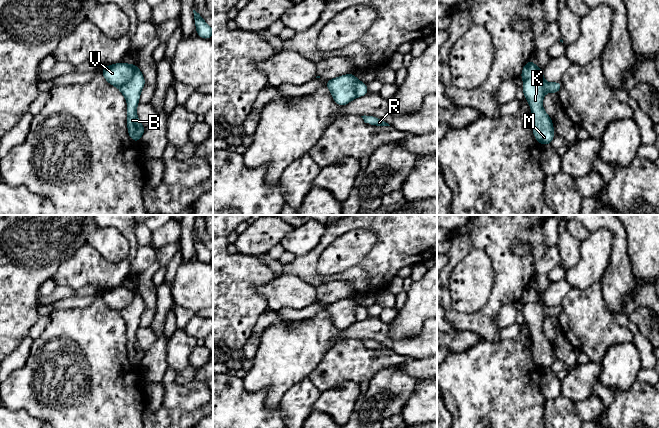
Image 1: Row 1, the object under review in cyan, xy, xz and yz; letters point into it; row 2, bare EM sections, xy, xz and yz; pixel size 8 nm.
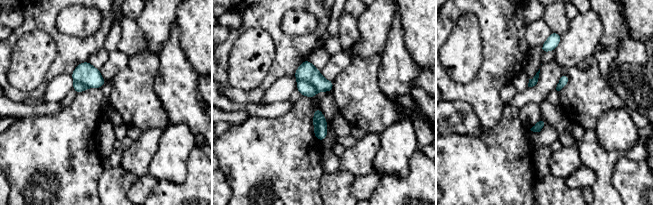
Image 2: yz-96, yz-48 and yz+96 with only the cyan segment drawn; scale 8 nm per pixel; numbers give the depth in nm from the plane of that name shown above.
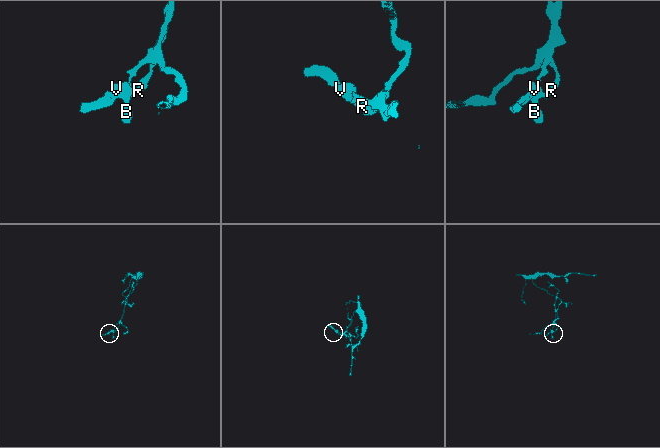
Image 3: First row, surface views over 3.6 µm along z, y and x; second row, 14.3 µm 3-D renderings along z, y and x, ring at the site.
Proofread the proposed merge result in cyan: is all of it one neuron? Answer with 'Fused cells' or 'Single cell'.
Fused cells

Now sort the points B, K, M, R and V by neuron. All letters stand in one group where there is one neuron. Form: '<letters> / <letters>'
B K M / R V

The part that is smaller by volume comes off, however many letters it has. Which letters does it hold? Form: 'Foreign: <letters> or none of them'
Foreign: R, V

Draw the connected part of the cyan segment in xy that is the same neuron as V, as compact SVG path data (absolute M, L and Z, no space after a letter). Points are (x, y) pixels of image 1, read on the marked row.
M119 62L102 68L102 74L105 80L115 86L121 87L126 84L134 73L134 64L130 65L124 62Z

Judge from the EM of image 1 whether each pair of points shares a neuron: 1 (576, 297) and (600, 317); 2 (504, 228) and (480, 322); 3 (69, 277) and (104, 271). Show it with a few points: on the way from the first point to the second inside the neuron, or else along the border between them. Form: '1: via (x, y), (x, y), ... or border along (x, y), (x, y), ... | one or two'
1: via (582, 303), (594, 315) | one
2: via (504, 251), (504, 291), (498, 299) | one
3: via (78, 275), (84, 271), (95, 271) | one

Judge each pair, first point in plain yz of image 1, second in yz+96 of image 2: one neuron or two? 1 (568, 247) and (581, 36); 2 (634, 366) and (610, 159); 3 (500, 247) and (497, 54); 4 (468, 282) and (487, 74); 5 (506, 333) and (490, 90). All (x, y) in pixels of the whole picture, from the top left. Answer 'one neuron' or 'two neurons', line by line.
1: two neurons
2: two neurons
3: one neuron
4: two neurons
5: two neurons

